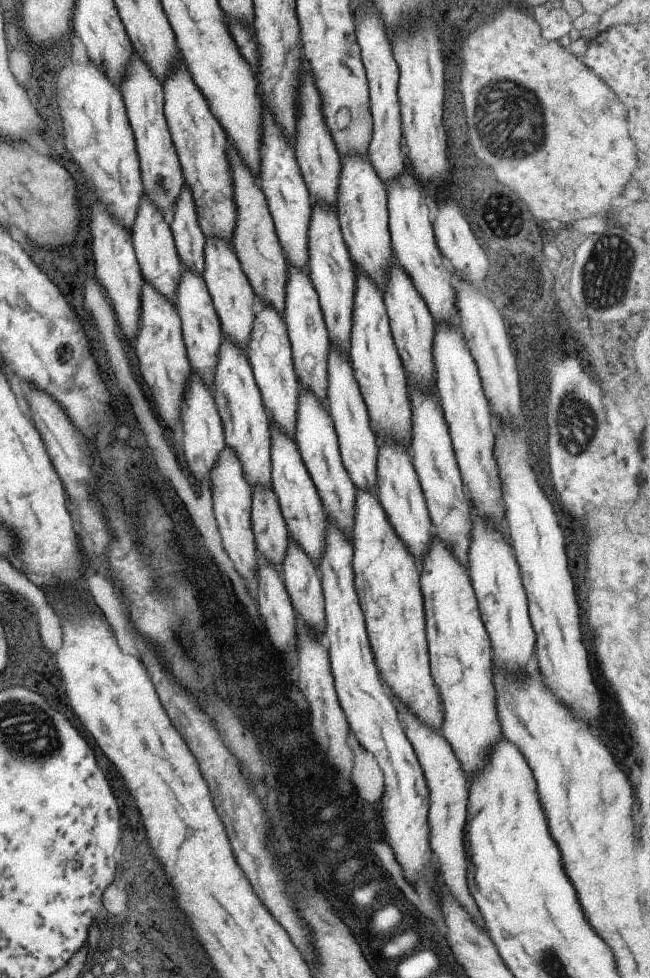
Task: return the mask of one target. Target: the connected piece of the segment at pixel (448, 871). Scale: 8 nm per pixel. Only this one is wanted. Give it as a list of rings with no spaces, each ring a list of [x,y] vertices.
[[[401,704],[397,708],[397,712],[403,718],[405,736],[413,746],[413,752],[419,760],[419,766],[423,770],[423,776],[425,776],[425,782],[429,788],[429,818],[427,818],[429,820],[429,846],[437,860],[437,872],[441,874],[443,884],[447,886],[447,890],[451,890],[449,894],[457,900],[457,904],[461,904],[461,908],[465,908],[465,912],[475,918],[477,926],[483,928],[483,920],[477,912],[473,898],[467,892],[467,882],[465,882],[465,850],[463,850],[465,802],[463,800],[467,796],[463,794],[463,772],[459,770],[459,764],[453,758],[451,748],[439,734],[431,732],[427,726],[417,722]]]

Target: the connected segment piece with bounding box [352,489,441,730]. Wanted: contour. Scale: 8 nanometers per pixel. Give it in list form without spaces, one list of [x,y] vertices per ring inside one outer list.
[[[355,489],[354,523],[352,526],[353,586],[365,618],[365,630],[379,678],[389,686],[391,694],[417,714],[431,730],[441,726],[441,704],[433,686],[427,646],[423,632],[423,606],[417,584],[417,570],[404,543],[393,534],[388,518],[380,507],[375,490]]]

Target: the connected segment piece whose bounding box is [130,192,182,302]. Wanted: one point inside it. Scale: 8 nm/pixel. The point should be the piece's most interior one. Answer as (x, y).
(152, 241)

